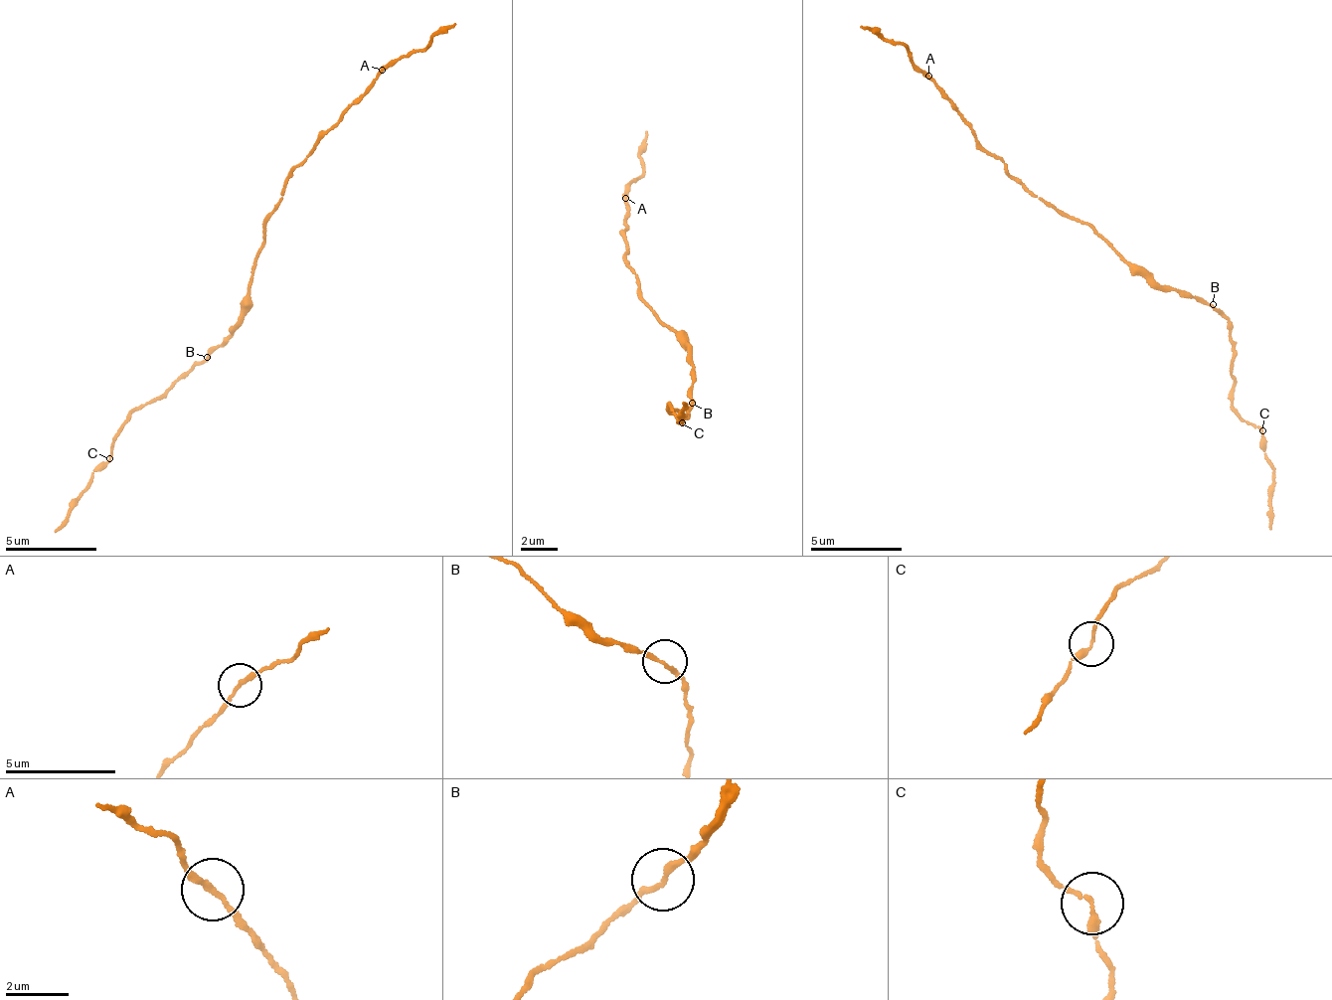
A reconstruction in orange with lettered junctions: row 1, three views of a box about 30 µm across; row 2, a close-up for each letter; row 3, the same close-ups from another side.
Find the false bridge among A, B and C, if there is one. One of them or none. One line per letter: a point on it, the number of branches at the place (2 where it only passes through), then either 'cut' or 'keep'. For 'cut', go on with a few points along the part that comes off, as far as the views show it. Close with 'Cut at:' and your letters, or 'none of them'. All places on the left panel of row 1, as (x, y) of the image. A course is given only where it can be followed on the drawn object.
A: (382, 70) | 2 | keep
B: (207, 357) | 2 | keep
C: (109, 458) | 2 | keep
Cut at: none of them

